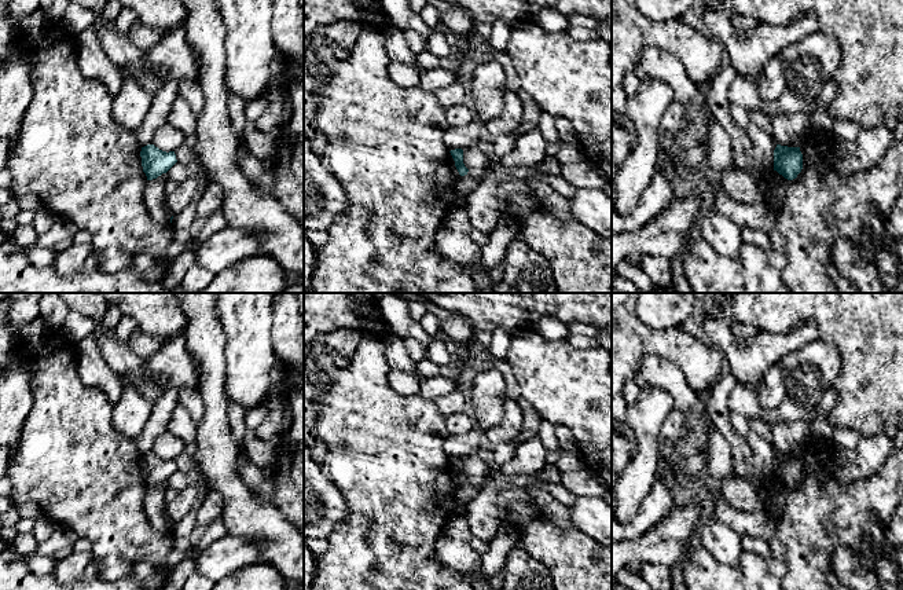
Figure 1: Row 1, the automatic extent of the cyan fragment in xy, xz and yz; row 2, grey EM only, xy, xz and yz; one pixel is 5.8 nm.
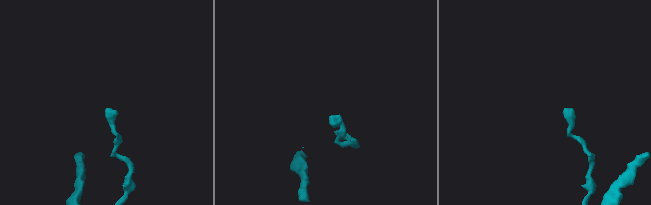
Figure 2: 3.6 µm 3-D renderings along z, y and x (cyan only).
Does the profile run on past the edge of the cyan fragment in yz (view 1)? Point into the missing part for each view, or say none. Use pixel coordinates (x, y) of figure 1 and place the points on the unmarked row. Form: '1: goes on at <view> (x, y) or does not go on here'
1: does not go on here

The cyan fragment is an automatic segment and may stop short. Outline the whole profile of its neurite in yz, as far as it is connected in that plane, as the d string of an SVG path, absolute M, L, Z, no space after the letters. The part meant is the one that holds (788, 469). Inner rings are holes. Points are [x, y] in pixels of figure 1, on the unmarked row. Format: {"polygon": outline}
{"polygon": "M777 452L774 458L774 479L788 488L793 488L803 477L803 462L800 455Z"}

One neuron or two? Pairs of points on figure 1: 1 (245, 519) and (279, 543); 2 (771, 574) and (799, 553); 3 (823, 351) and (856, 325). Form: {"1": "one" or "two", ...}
{"1": "one", "2": "two", "3": "two"}

